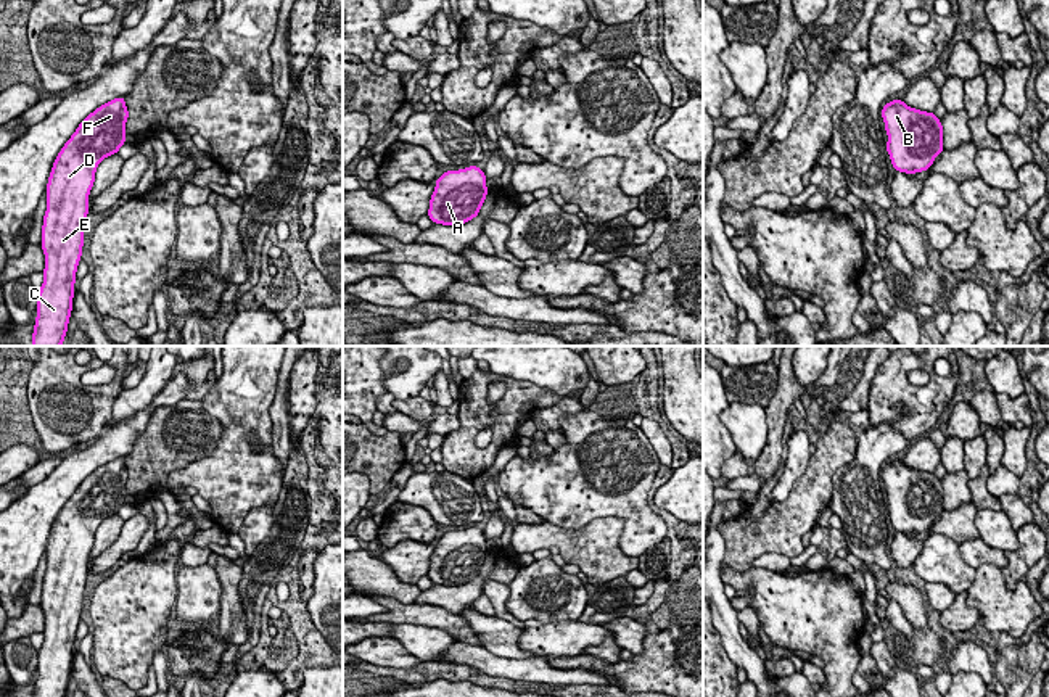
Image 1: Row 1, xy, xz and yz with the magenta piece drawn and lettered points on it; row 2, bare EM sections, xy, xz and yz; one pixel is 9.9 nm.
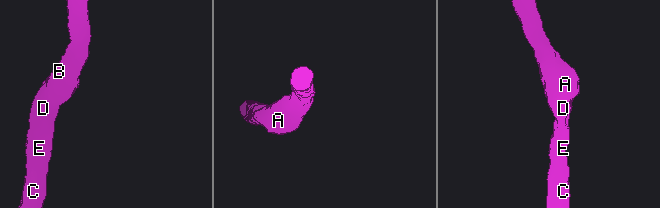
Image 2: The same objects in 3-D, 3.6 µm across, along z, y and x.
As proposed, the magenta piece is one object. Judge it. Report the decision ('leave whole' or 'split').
leave whole

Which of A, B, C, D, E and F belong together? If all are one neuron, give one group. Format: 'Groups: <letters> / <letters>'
Groups: A B C D E F

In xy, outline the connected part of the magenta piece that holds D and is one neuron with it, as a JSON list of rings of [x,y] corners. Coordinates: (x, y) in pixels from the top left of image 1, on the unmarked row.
[[[117,457],[90,473],[58,513],[47,544],[45,615],[32,697],[66,697],[98,525],[125,504],[129,472]]]

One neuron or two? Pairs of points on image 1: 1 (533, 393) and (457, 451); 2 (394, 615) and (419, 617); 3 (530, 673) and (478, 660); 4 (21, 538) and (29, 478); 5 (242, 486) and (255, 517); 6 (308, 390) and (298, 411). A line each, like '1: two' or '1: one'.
1: one
2: one
3: one
4: two
5: two
6: one

